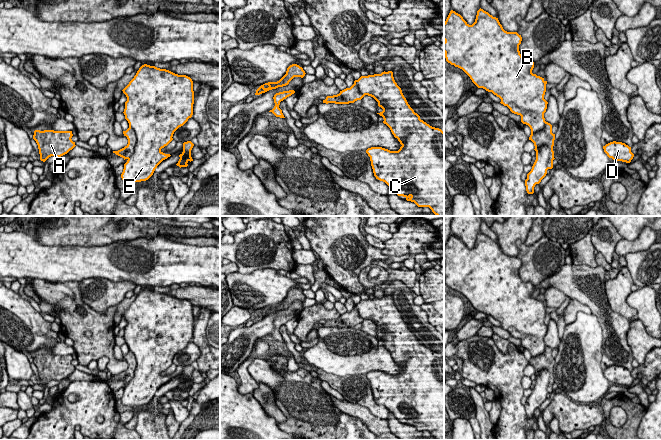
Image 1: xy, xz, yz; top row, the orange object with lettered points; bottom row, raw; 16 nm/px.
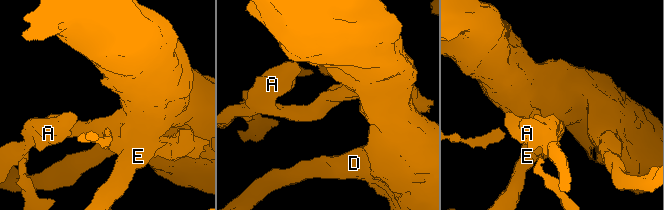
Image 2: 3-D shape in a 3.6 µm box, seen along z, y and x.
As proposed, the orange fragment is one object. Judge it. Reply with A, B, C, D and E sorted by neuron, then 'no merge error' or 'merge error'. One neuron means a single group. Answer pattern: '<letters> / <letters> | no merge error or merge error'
A / B C D E | merge error

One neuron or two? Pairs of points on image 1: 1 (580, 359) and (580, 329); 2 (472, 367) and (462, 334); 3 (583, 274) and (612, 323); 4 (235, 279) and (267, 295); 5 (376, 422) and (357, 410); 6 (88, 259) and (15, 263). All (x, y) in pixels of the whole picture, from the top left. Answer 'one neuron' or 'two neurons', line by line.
1: one neuron
2: two neurons
3: one neuron
4: one neuron
5: one neuron
6: one neuron

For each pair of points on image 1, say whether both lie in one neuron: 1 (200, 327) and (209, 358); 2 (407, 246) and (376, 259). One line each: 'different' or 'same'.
1: same
2: different

